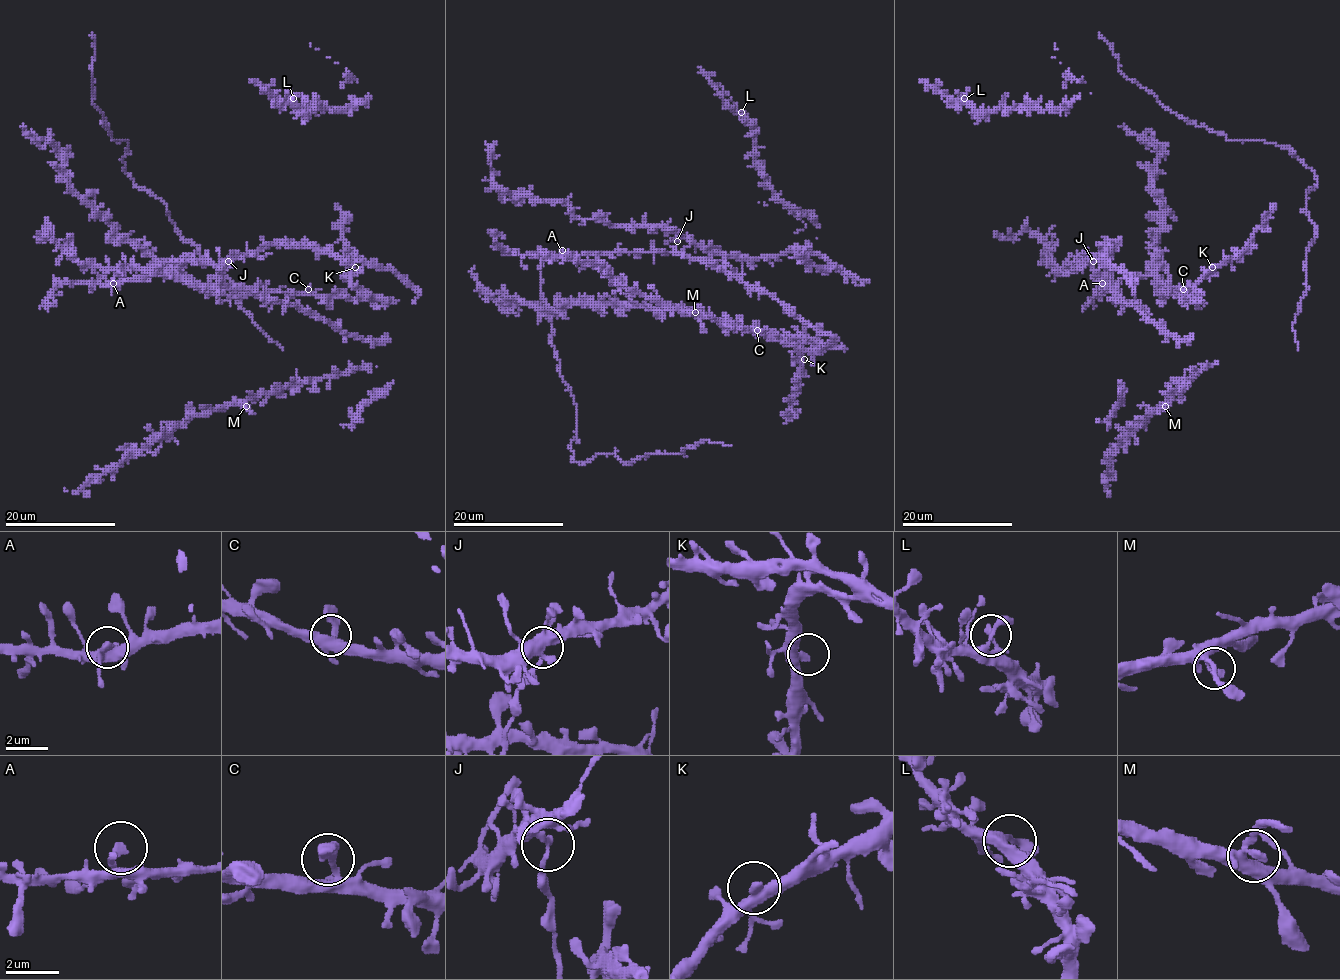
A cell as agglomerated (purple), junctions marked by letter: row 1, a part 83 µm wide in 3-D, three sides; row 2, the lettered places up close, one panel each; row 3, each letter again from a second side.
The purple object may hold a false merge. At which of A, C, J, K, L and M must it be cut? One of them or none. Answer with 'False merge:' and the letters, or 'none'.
False merge: J

